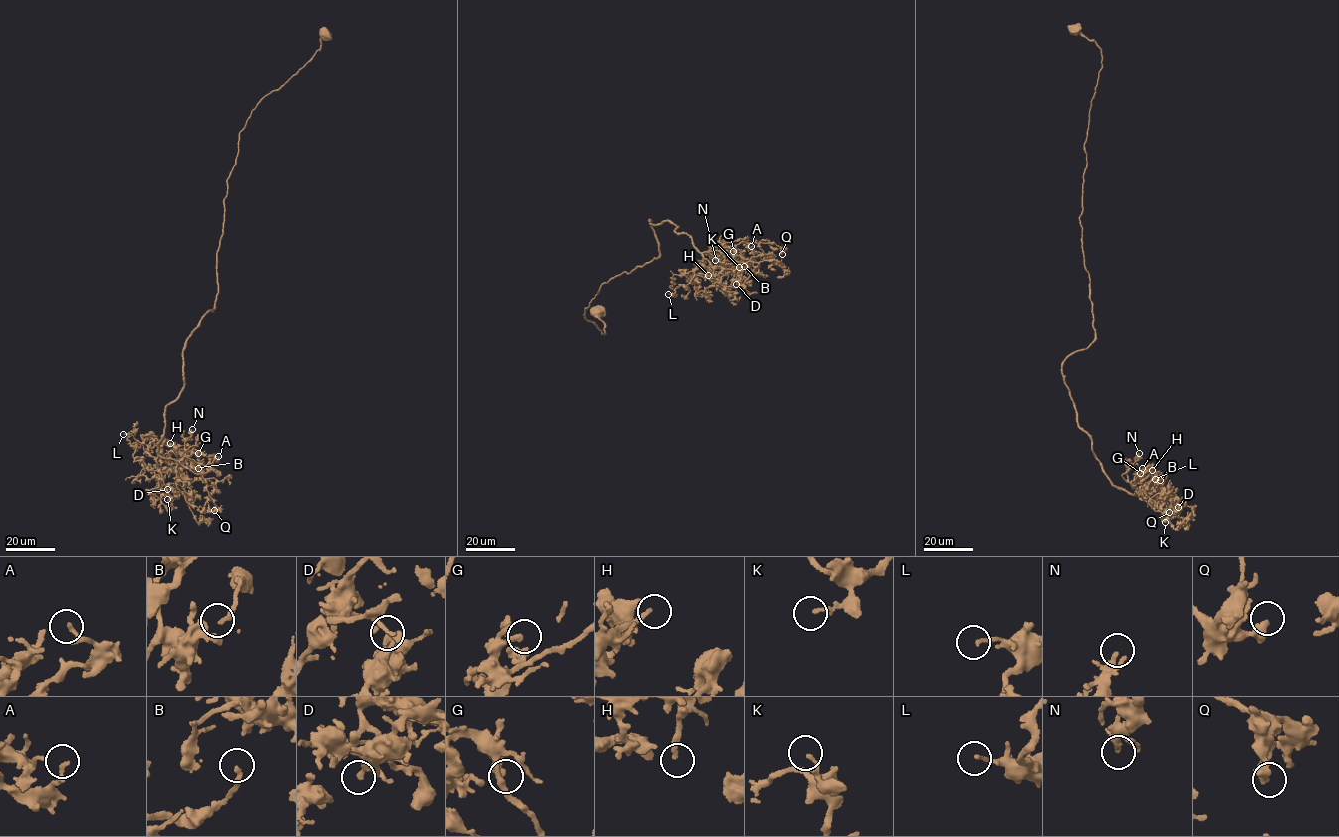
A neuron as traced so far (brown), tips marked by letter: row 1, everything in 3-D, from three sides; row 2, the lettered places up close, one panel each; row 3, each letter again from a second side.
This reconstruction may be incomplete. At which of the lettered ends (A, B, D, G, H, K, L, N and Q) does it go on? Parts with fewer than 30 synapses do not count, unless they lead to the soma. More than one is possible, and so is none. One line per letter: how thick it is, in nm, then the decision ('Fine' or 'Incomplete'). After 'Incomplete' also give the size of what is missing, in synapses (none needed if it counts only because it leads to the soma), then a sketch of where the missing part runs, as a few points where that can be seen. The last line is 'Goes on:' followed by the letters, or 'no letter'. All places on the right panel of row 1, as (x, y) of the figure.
A: Thickness 200 nm. Fine
B: Thickness 200 nm. Fine
D: Thickness 140 nm. Fine
G: Thickness 180 nm. Fine
H: Thickness 130 nm. Incomplete. Roughly 40 synapses
K: Thickness 160 nm. Fine
L: Thickness 140 nm. Fine
N: Thickness 160 nm. Fine
Q: Thickness 440 nm. Fine
Goes on: H

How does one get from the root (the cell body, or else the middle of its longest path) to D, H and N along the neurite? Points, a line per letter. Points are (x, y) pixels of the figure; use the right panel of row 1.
D: (1075, 28), (1102, 58), (1080, 217), (1095, 340), (1066, 359), (1062, 376), (1108, 479), (1167, 517), (1178, 507)
H: (1075, 28), (1102, 58), (1080, 217), (1095, 340), (1062, 376), (1114, 485), (1135, 493), (1152, 470)
N: (1075, 28), (1102, 58), (1080, 217), (1095, 340), (1062, 376), (1102, 472), (1133, 494), (1127, 470), (1139, 453)

